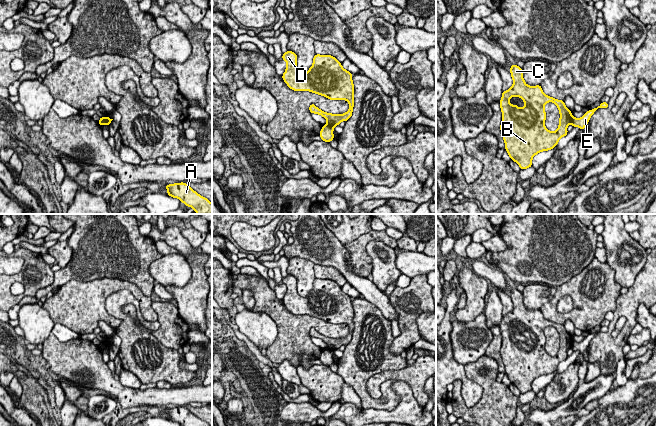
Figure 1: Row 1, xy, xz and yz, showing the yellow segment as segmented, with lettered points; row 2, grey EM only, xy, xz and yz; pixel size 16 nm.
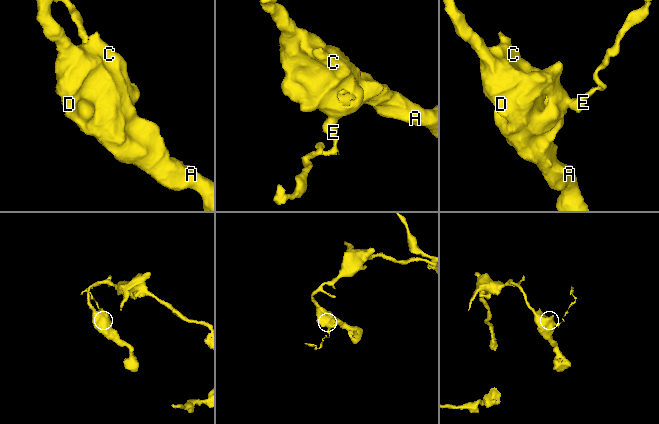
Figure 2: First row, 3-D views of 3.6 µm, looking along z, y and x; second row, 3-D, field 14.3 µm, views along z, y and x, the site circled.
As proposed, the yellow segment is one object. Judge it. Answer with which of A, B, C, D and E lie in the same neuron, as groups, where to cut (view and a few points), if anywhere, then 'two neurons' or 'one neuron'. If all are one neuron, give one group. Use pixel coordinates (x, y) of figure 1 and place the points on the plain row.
A B C D / E; cut in xz along (327, 348), (333, 351); two neurons

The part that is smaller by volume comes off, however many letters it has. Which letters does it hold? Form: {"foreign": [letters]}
{"foreign": ["E"]}

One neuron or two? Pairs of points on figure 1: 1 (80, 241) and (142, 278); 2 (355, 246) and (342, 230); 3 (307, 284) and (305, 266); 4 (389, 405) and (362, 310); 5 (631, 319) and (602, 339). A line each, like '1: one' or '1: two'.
1: one
2: two
3: one
4: one
5: one

